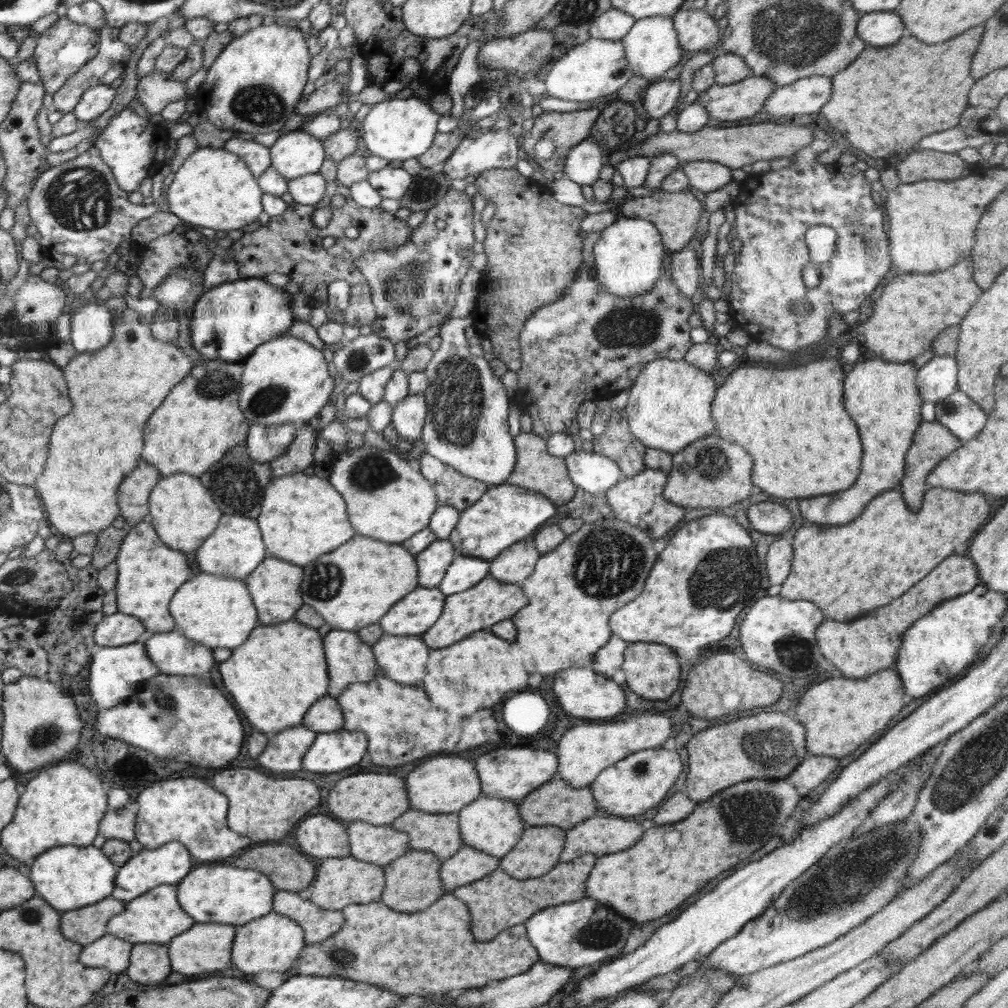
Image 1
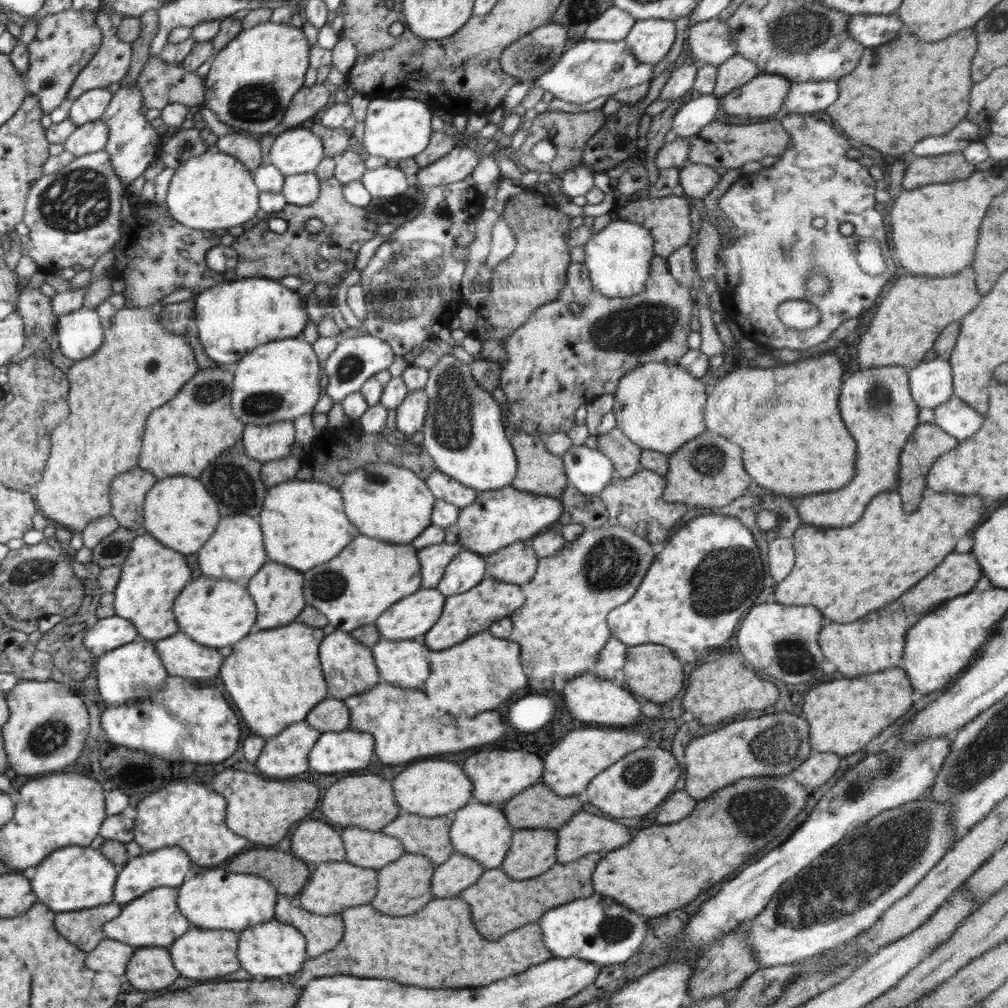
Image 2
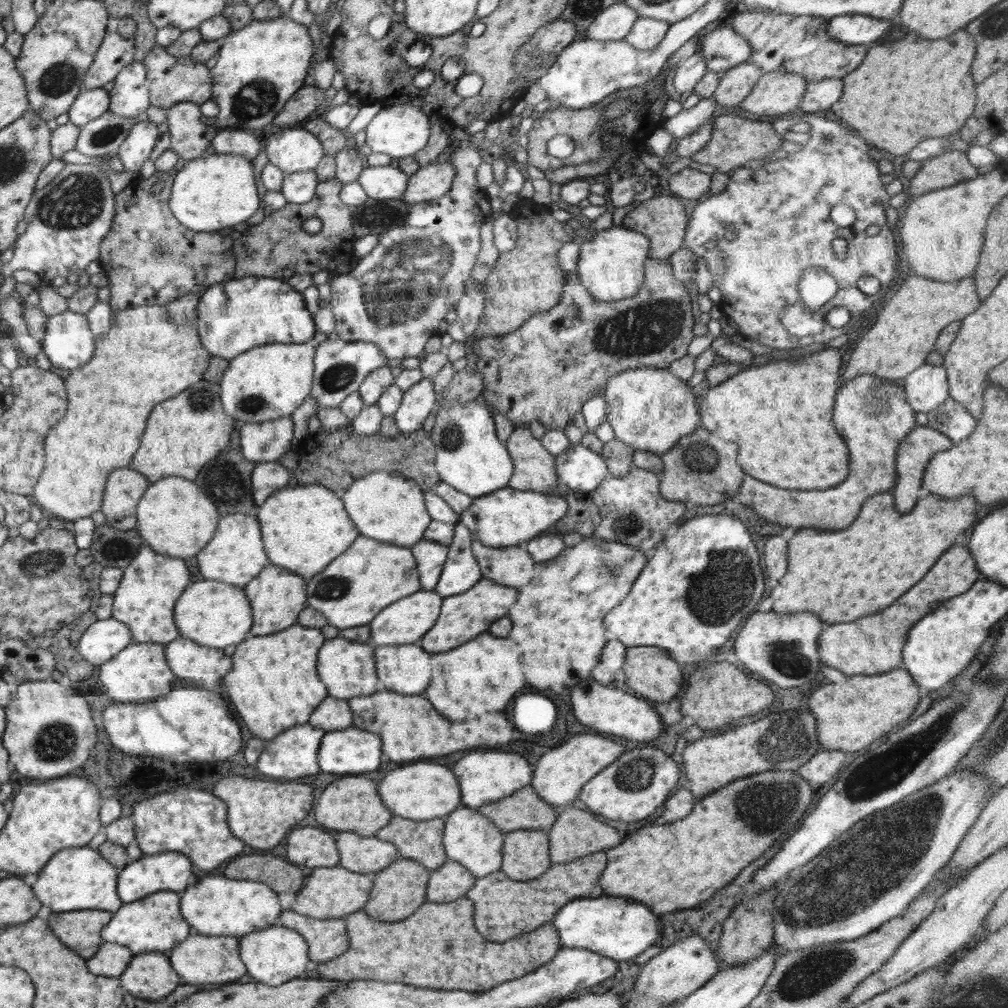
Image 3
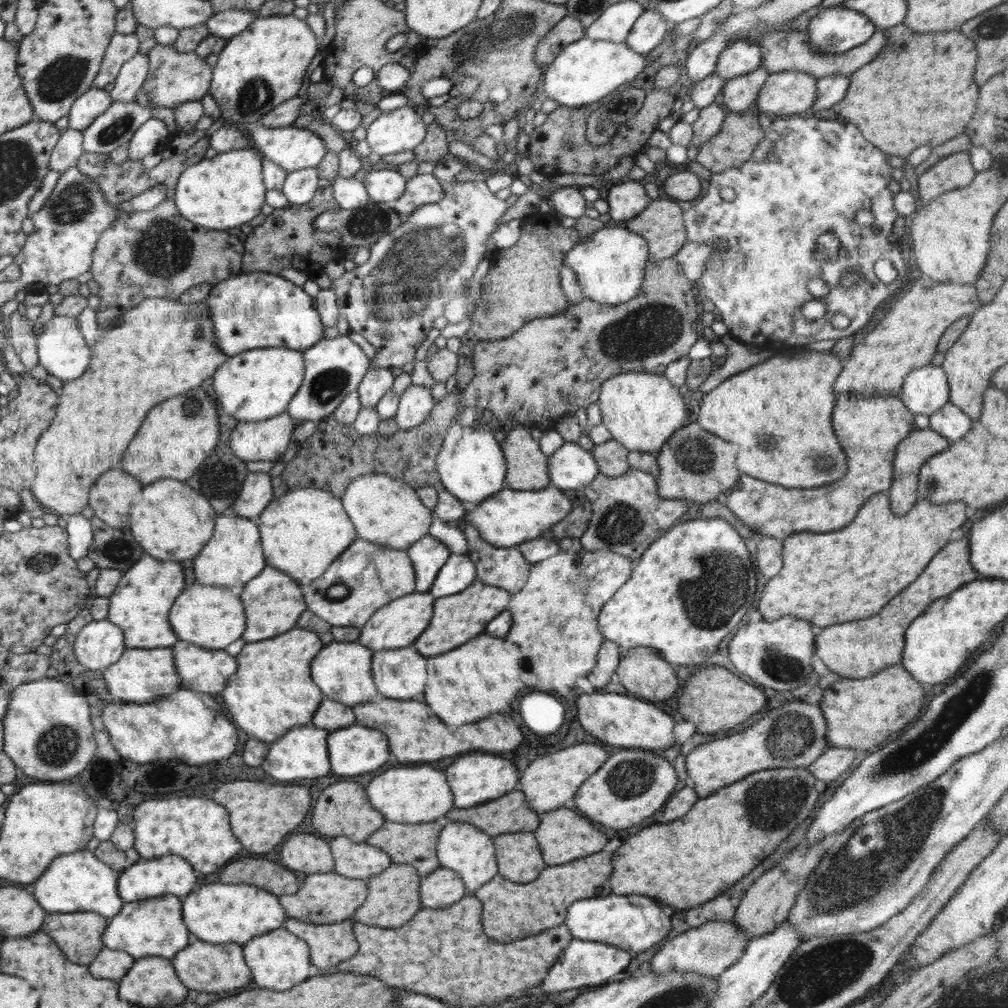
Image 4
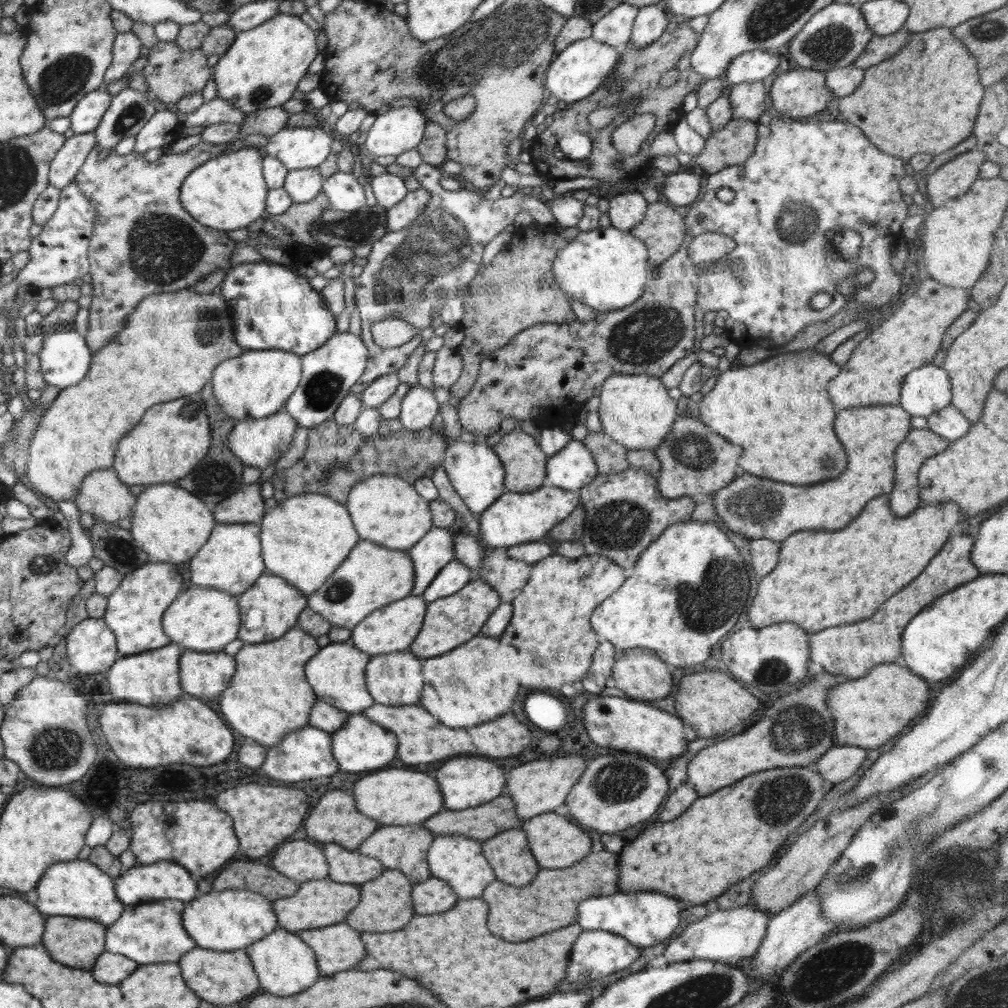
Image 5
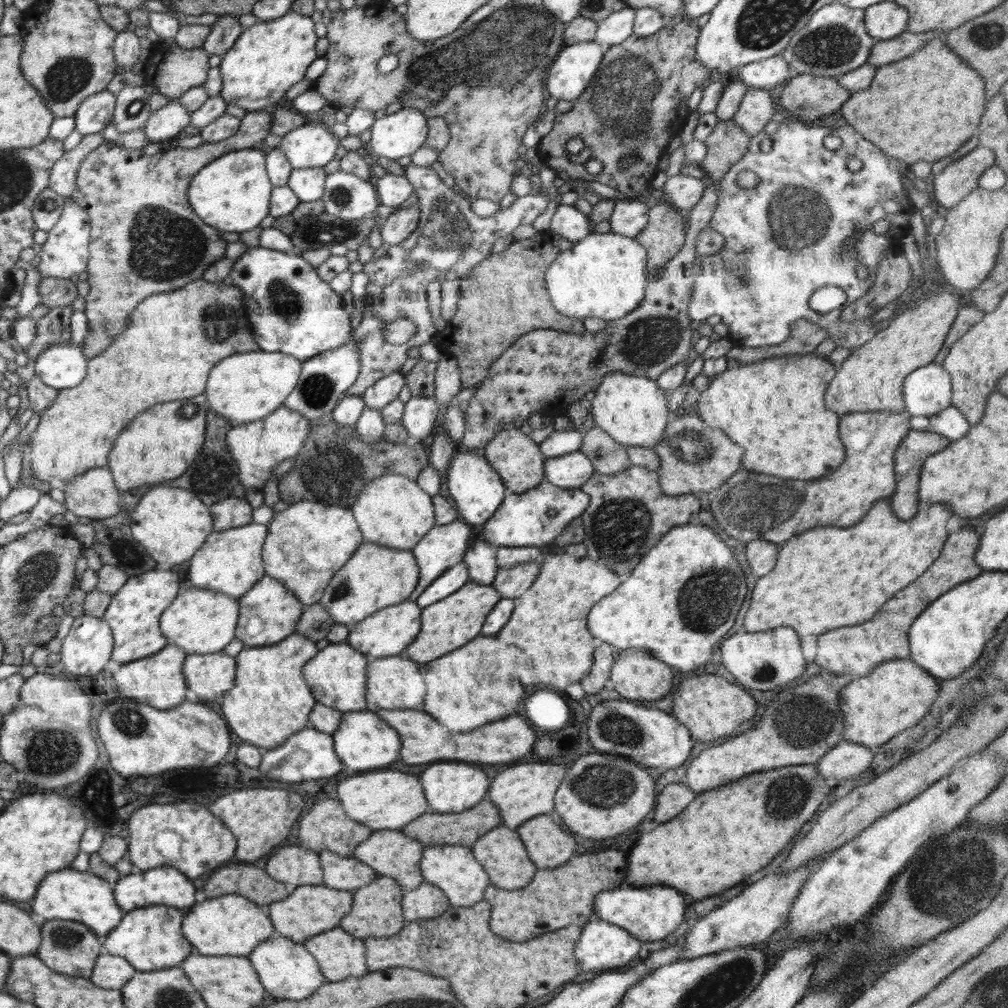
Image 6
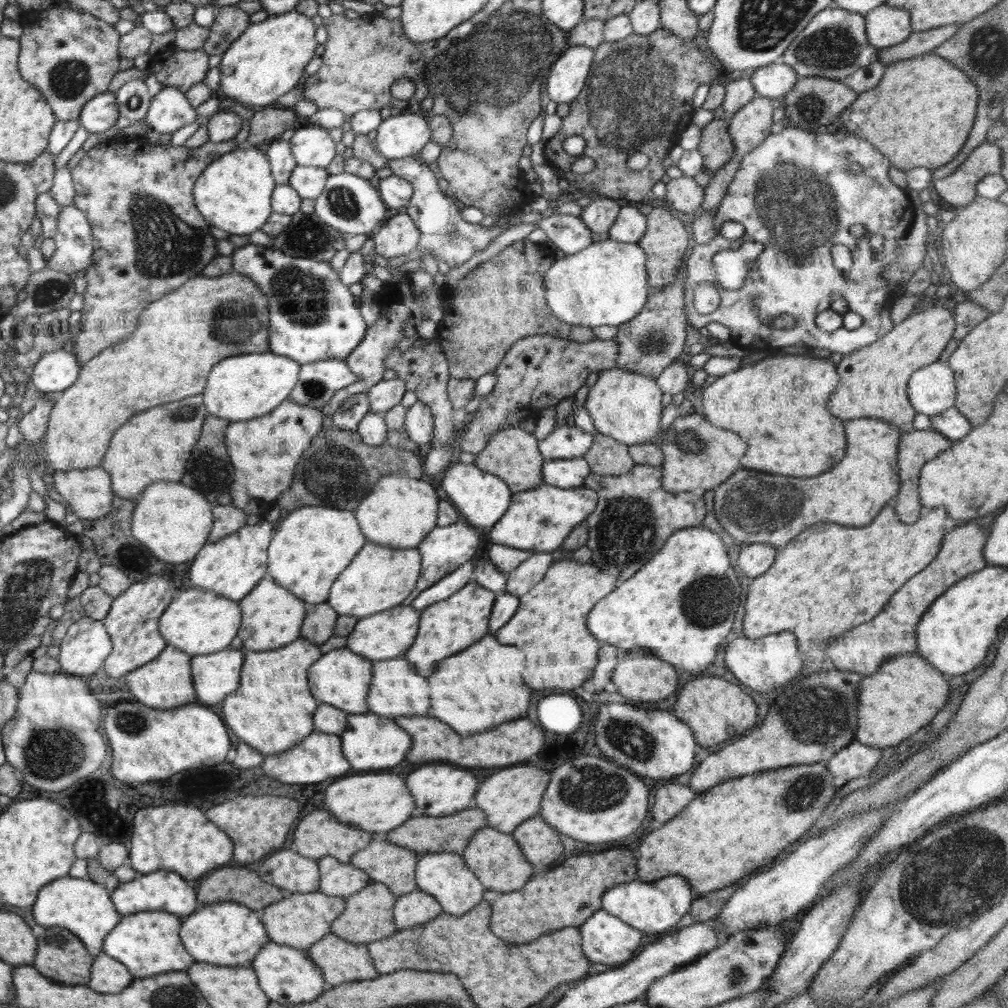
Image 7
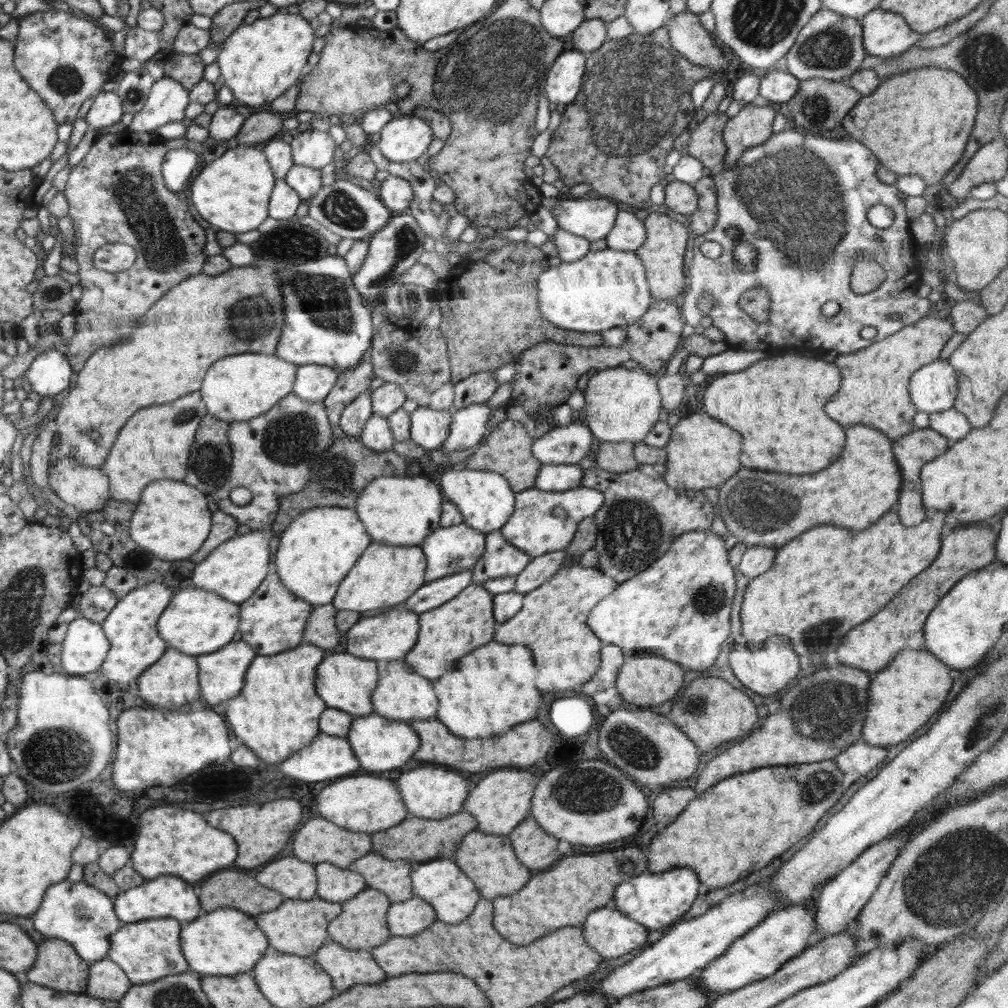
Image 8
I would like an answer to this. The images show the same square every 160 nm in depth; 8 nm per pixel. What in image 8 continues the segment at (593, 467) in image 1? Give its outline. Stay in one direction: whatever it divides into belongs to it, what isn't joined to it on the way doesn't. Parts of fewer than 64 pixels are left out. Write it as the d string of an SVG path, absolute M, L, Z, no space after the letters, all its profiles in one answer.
M544 464L540 467L535 487L544 491L566 491L581 486L582 467L577 464Z

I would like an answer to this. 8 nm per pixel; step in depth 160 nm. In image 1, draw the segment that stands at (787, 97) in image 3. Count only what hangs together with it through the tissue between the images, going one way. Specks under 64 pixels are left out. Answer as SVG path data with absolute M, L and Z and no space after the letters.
M753 75L738 83L714 83L695 103L708 112L710 121L739 121L759 114L776 88L770 80Z

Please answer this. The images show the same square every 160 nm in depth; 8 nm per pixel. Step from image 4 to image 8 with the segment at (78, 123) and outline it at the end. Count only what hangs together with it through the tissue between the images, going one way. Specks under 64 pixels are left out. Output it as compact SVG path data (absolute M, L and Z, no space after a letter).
M104 92L93 98L92 107L86 114L85 122L91 129L101 129L120 122L123 104L116 92Z

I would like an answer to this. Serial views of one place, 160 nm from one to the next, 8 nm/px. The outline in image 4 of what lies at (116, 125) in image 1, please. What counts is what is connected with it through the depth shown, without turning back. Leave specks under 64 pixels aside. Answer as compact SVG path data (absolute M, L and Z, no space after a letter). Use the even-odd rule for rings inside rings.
M140 52L127 60L114 82L112 99L115 102L134 102L137 92L143 87L149 69L149 58ZM152 118L132 135L129 143L128 160L142 161L144 156L170 143L170 132L166 130L166 124L162 120Z

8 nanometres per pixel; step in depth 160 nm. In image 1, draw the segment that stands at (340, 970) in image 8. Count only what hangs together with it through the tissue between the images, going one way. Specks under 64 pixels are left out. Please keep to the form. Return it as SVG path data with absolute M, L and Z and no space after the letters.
M280 891L274 898L274 912L295 919L306 932L308 944L330 938L345 918L340 910L326 910L296 892Z

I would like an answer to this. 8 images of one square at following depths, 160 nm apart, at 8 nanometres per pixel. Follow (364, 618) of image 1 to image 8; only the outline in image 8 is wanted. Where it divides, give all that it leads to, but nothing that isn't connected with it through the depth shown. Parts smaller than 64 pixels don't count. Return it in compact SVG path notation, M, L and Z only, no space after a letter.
M371 542L360 560L352 566L348 576L338 588L336 598L331 602L337 611L378 610L384 606L400 606L424 584L426 558L420 544L414 546L389 545Z

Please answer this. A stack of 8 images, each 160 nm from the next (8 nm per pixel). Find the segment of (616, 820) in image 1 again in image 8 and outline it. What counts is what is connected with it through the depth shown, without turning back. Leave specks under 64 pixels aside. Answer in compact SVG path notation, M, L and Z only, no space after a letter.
M529 816L525 818L508 835L512 848L524 866L530 870L544 870L554 860L560 858L558 854L558 840L548 836L538 824L536 819Z

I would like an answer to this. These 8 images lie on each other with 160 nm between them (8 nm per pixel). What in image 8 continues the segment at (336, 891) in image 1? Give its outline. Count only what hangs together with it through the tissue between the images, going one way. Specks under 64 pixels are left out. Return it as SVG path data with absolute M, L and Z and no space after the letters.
M318 895L310 900L287 899L278 909L257 915L256 922L270 940L270 948L306 957L315 955L321 946L330 941L327 926L341 913L341 908L341 903L325 901Z

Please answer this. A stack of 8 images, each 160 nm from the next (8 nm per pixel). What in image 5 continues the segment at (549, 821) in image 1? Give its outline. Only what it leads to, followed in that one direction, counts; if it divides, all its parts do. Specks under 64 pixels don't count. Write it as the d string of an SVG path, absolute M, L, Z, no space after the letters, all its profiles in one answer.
M500 796L500 798L492 800L492 802L488 802L484 806L476 806L476 808L441 810L420 823L420 826L427 828L435 837L459 834L481 842L492 838L498 833L503 833L505 830L520 829L522 825L523 822L516 816L514 802L508 796Z

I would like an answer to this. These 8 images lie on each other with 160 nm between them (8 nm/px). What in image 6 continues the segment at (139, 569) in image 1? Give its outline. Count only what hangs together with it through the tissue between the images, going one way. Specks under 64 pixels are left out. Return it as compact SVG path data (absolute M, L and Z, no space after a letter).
M152 570L129 578L124 586L114 593L102 620L111 628L114 648L104 672L112 674L128 662L150 657L170 644L159 627L162 612L172 604L174 594L178 596L178 576L170 570Z

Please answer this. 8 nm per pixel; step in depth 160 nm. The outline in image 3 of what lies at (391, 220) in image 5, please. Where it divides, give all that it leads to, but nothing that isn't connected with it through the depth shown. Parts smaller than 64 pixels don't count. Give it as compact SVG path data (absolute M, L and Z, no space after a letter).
M438 162L420 166L409 176L403 201L410 205L431 202L444 196L455 177L454 165L450 162Z

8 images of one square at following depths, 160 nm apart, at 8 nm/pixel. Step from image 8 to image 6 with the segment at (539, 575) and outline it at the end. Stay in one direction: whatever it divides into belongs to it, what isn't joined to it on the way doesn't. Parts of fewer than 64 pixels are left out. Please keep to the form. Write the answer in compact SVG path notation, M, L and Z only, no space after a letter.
M540 555L538 560L534 562L526 562L504 569L498 569L492 587L496 588L496 592L504 598L516 598L520 594L524 594L532 582L538 577L540 565L544 563L546 555Z

